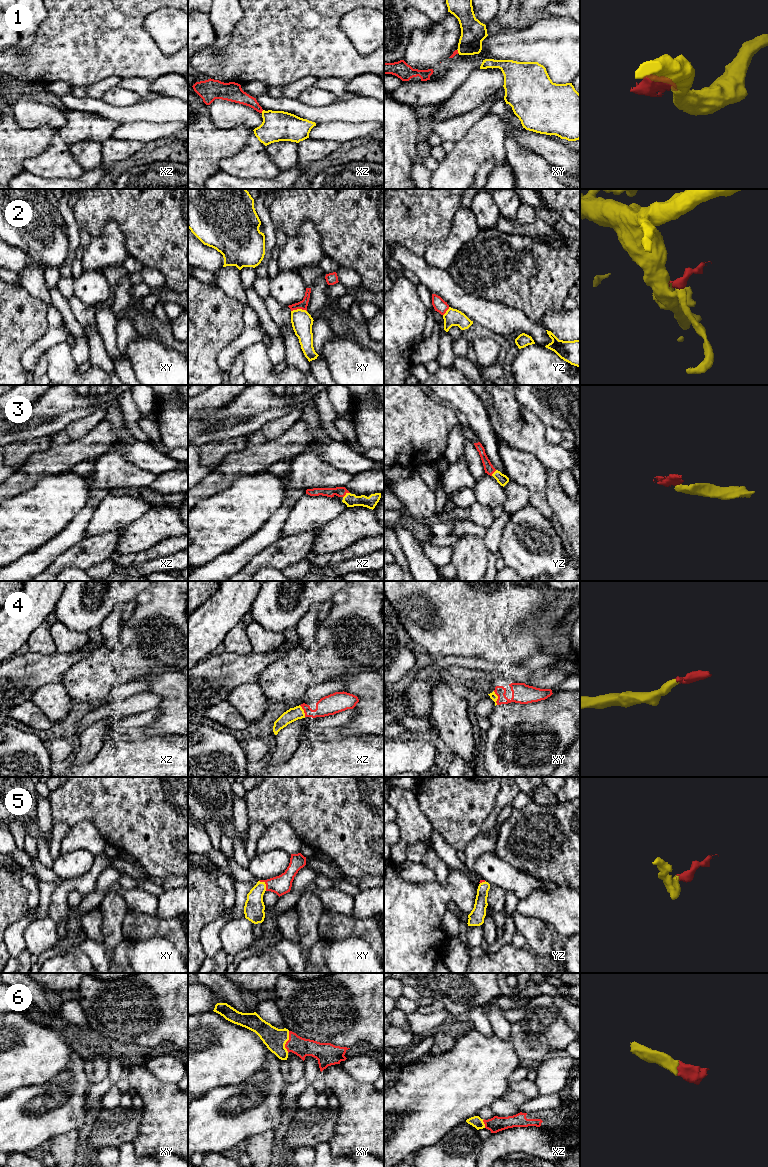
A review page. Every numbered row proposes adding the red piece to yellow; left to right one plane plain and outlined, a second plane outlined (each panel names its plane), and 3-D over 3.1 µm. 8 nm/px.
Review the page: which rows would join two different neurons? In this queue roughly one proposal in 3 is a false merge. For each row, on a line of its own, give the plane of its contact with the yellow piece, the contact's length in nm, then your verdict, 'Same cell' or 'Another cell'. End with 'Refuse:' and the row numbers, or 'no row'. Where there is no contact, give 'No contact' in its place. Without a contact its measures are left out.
1: Touches yellow in xz. Shared border 30 nm. Another cell
2: Touches yellow in xy. Shared border 130 nm. Another cell
3: Touches yellow in xz. Shared border 70 nm. Same cell
4: Touches yellow in xy. Shared border 120 nm. Same cell
5: Touches yellow in xy. Shared border 110 nm. Same cell
6: Touches yellow in xy. Shared border 180 nm. Same cell
Refuse: 1, 2

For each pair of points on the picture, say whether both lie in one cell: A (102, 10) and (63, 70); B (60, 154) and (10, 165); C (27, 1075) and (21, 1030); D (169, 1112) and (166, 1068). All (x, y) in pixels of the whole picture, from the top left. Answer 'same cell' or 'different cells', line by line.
A: same cell
B: different cells
C: same cell
D: different cells

